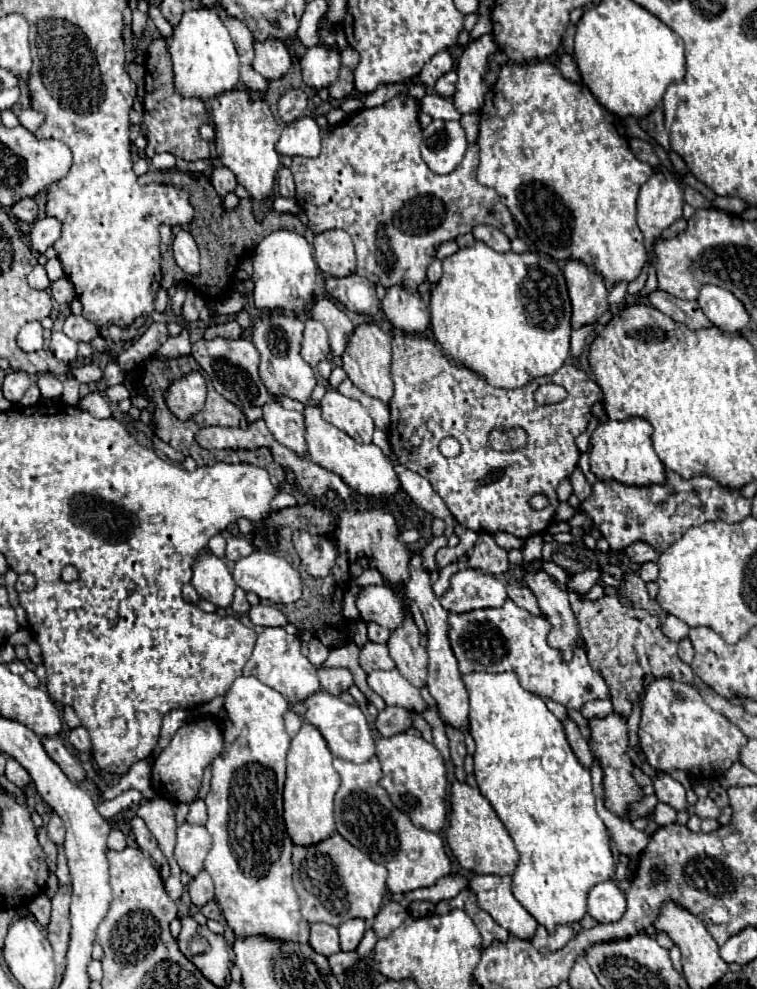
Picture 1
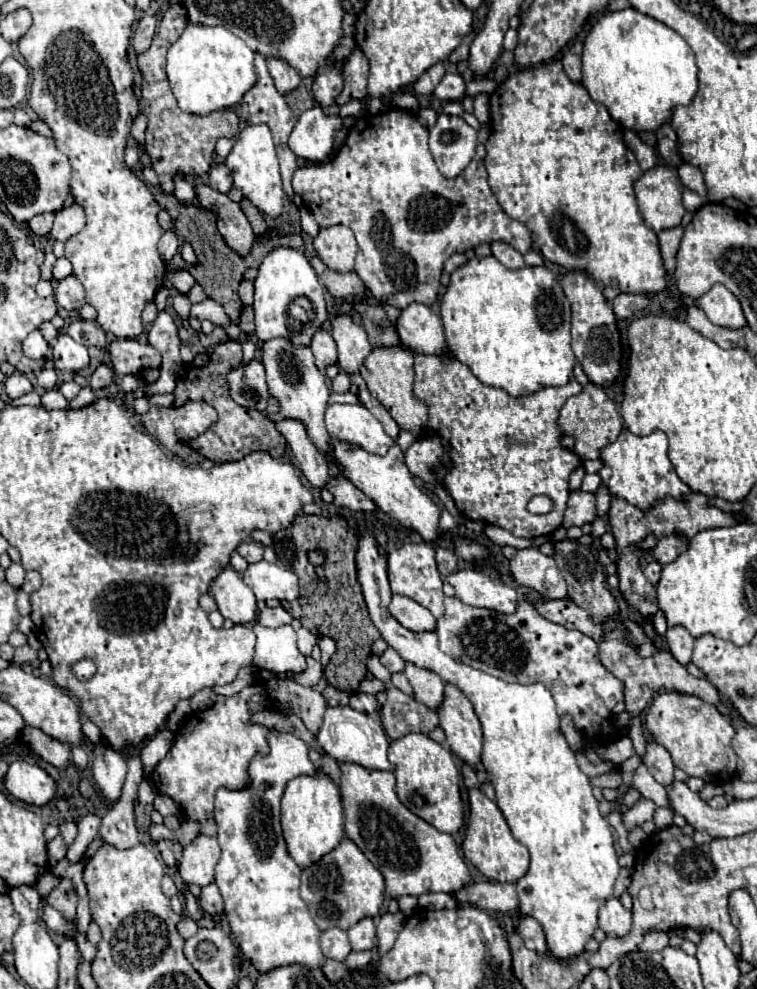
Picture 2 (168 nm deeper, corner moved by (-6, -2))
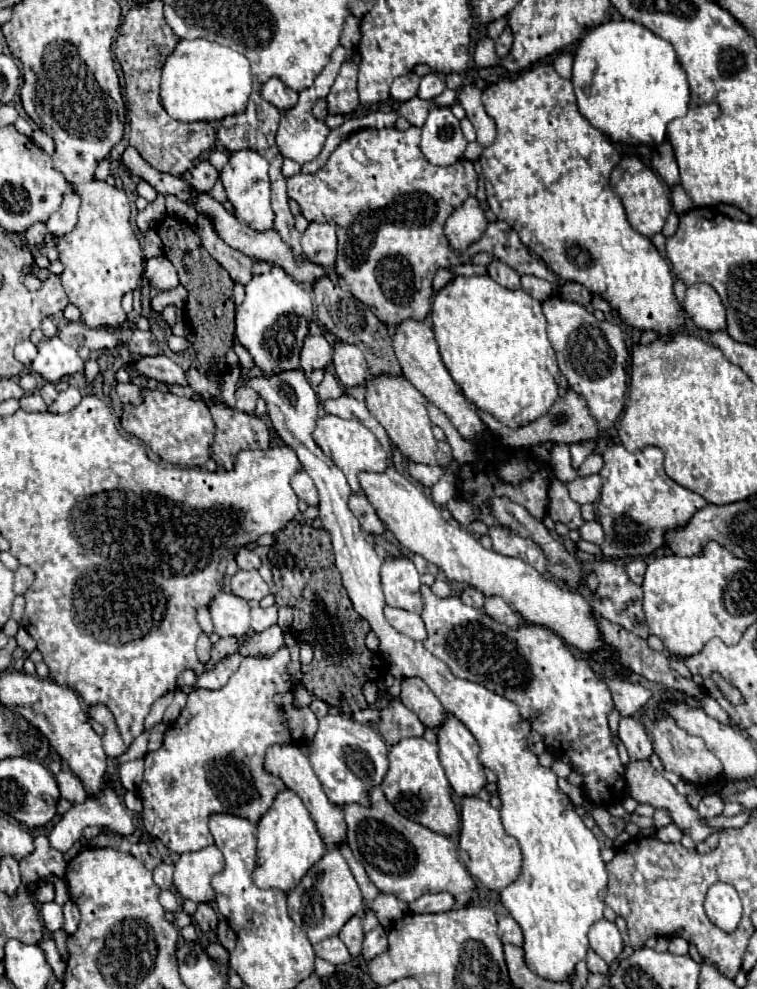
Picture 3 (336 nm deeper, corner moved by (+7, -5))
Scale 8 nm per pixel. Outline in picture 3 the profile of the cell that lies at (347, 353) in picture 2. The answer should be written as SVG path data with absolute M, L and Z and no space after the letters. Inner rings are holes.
M338 341L334 345L332 363L334 363L336 377L342 381L344 387L364 385L364 381L370 377L370 371L368 371L368 365L366 365L362 351L352 343Z

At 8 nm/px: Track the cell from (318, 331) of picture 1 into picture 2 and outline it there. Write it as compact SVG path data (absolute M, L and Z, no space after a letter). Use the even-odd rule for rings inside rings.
M317 330L311 340L311 350L315 356L315 366L321 374L325 374L325 368L329 364L337 364L337 346L333 336L327 330Z

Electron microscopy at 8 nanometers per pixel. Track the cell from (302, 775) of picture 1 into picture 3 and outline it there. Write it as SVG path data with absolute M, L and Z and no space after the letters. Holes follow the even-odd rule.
M284 789L276 795L272 807L258 821L258 861L262 865L258 865L254 871L254 883L260 889L290 891L294 885L298 885L310 865L322 859L324 851L324 839L310 811L292 789Z

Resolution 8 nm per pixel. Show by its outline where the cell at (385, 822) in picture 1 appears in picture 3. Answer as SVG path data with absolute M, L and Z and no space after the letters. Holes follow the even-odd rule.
M380 785L370 789L370 807L346 803L342 805L342 811L348 827L346 843L380 893L412 903L424 893L446 891L456 897L456 907L464 907L476 897L476 885L464 865L458 861L456 845L448 837L402 817L386 801Z

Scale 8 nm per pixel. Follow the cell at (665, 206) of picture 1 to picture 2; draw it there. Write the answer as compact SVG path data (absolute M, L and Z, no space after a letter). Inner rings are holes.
M663 164L643 172L635 182L635 198L639 212L645 224L655 230L667 230L681 224L685 208L681 204L683 184L677 176L677 170L671 170Z

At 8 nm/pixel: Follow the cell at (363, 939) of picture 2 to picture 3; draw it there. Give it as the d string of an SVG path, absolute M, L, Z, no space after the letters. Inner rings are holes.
M354 915L354 917L342 927L342 931L340 931L338 937L344 941L344 945L348 947L350 955L356 957L356 955L360 953L360 949L362 949L362 939L364 939L364 931L362 931L362 921L360 921L360 917Z

